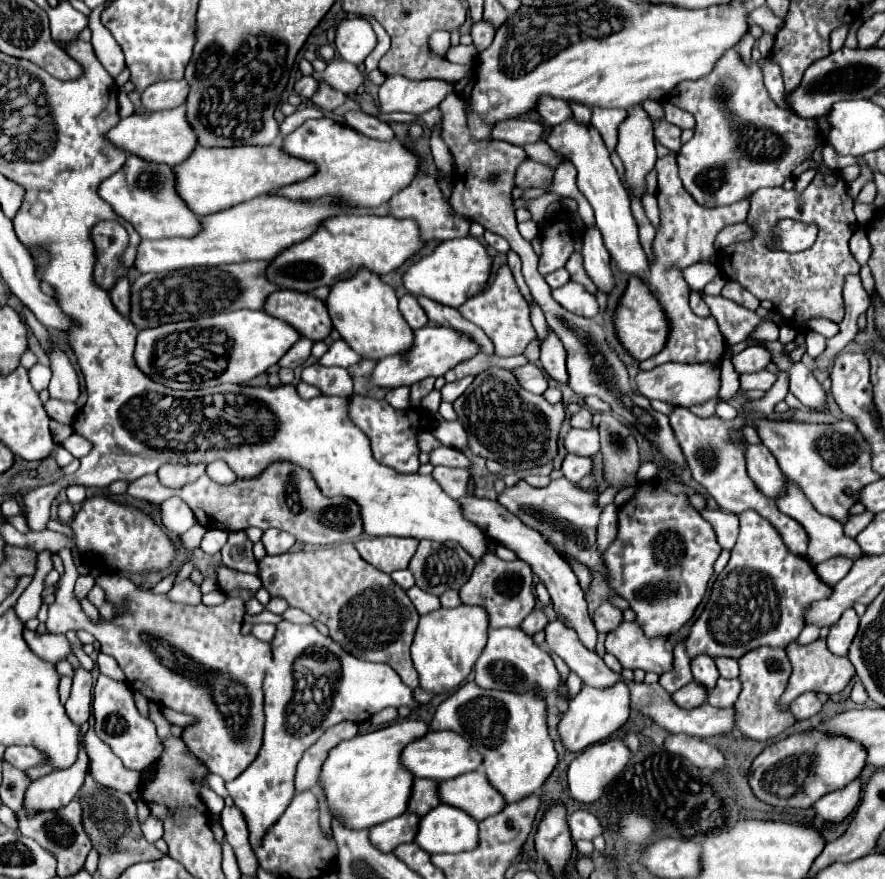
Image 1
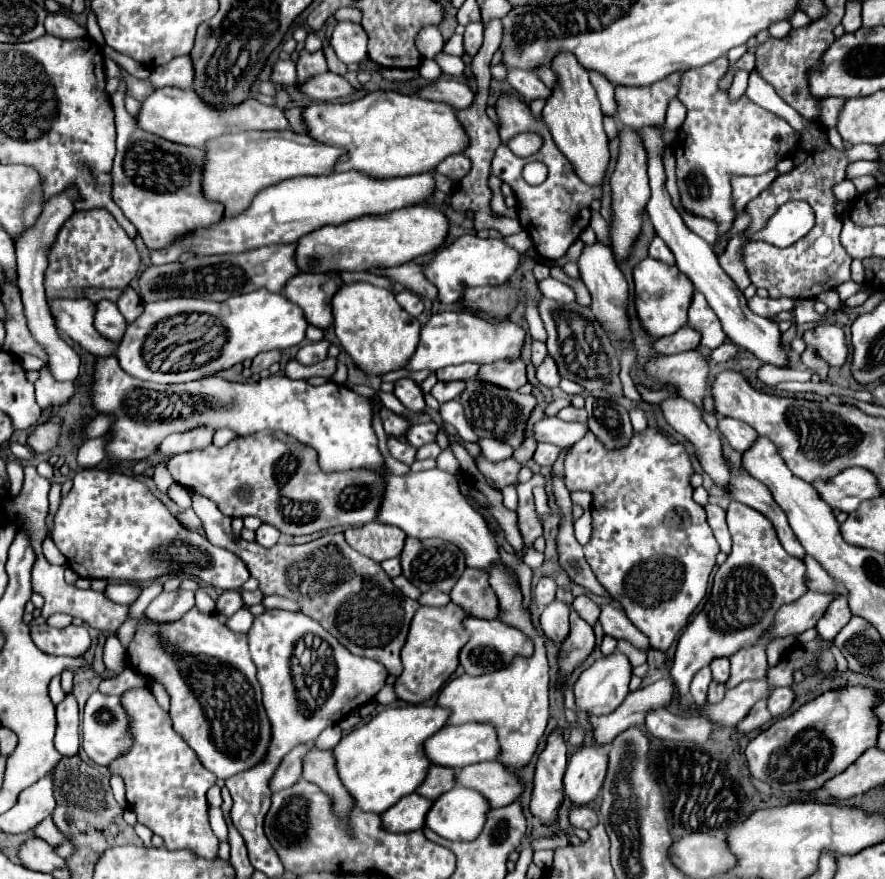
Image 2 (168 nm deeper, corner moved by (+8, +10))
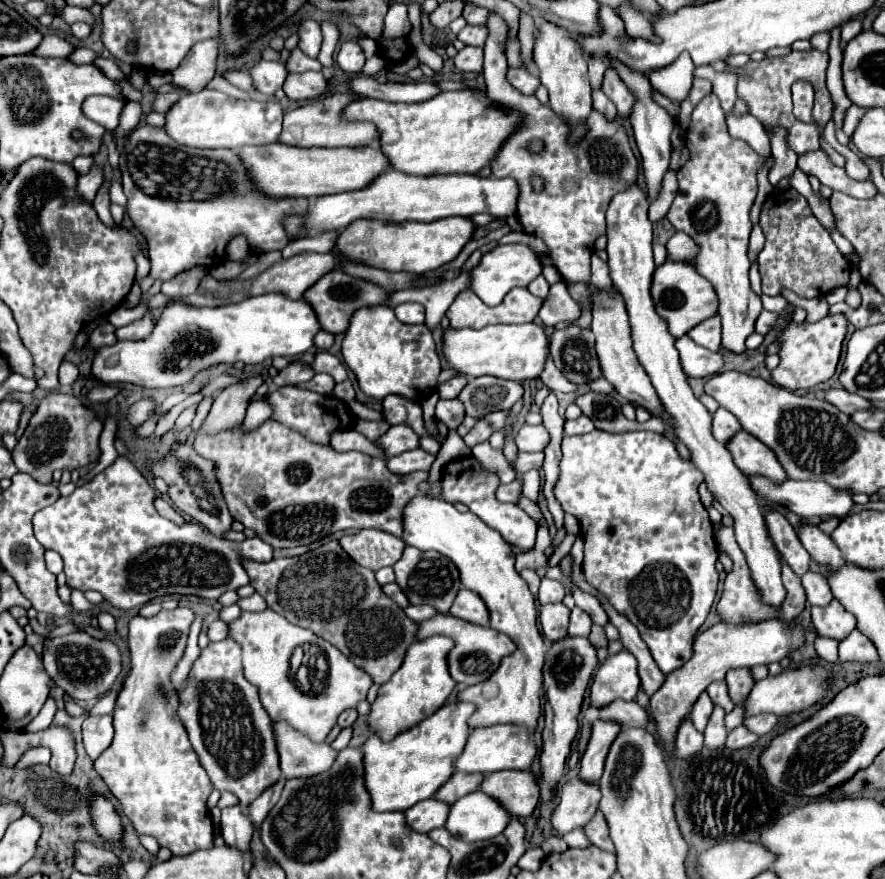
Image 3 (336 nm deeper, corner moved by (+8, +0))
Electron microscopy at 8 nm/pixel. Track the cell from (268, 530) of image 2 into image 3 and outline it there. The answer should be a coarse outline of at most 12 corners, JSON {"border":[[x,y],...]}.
{"border":[[118,457],[34,515],[70,587],[122,611],[249,584],[258,537],[160,517]]}

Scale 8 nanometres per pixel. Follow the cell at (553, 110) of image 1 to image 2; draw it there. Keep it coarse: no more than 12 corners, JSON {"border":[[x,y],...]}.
{"border":[[508,71],[506,81],[524,101],[548,99],[552,91],[534,71]]}

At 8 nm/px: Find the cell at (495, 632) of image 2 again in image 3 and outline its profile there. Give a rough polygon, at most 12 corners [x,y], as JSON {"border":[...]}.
{"border":[[442,613],[418,623],[416,639],[454,641],[456,683],[486,681],[516,649],[508,635]]}

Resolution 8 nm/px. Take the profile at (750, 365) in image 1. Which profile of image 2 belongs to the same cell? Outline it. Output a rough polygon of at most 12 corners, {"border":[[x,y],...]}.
{"border":[[724,343],[710,353],[710,359],[732,361],[738,353],[736,345]]}

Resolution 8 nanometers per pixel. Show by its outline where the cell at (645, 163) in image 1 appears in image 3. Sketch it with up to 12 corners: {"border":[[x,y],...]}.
{"border":[[638,185],[606,211],[608,267],[634,351],[674,433],[734,517],[766,605],[786,599],[756,493],[712,439],[652,303],[652,223]]}

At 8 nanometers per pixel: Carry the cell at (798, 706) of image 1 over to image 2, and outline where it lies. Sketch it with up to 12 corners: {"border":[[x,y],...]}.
{"border":[[780,687],[770,695],[768,709],[774,717],[792,707],[792,687]]}

